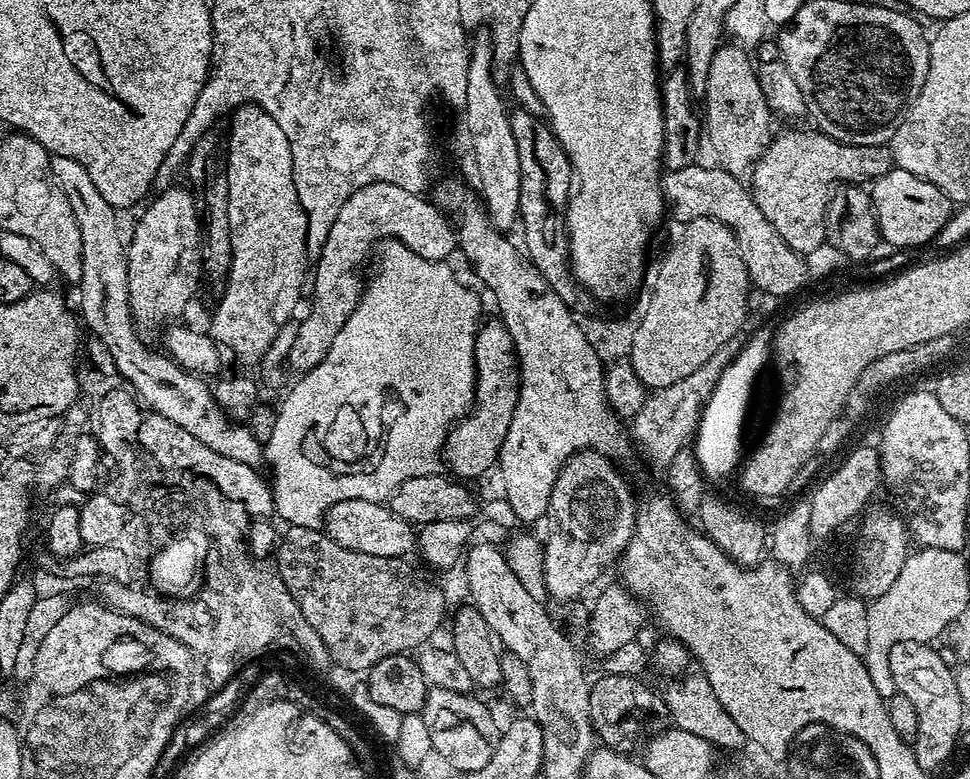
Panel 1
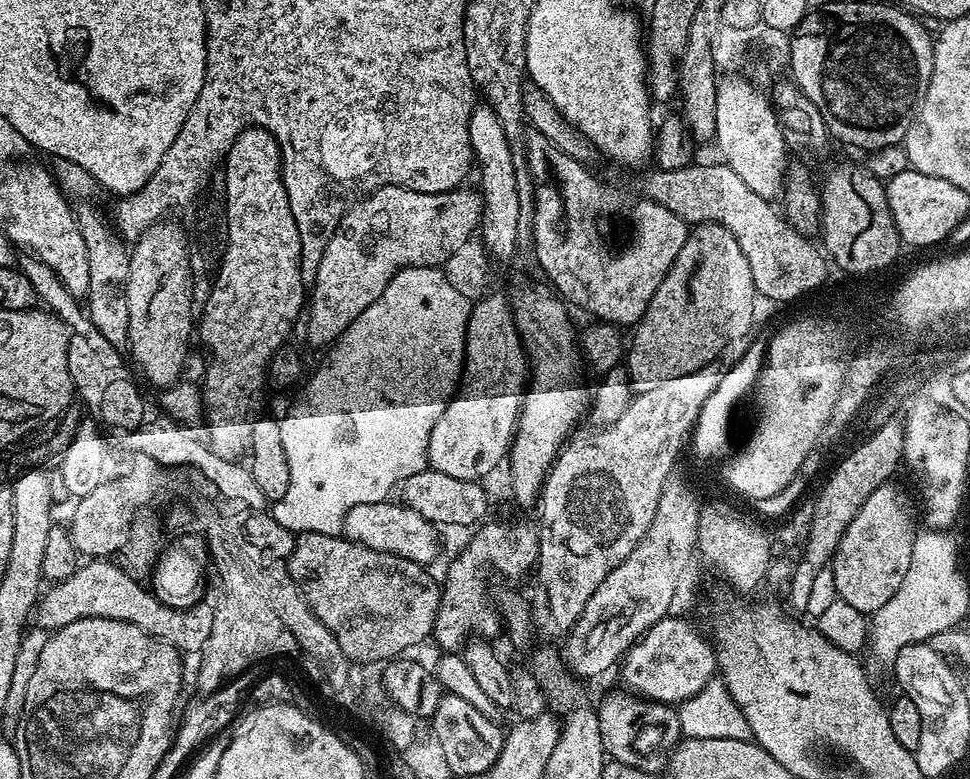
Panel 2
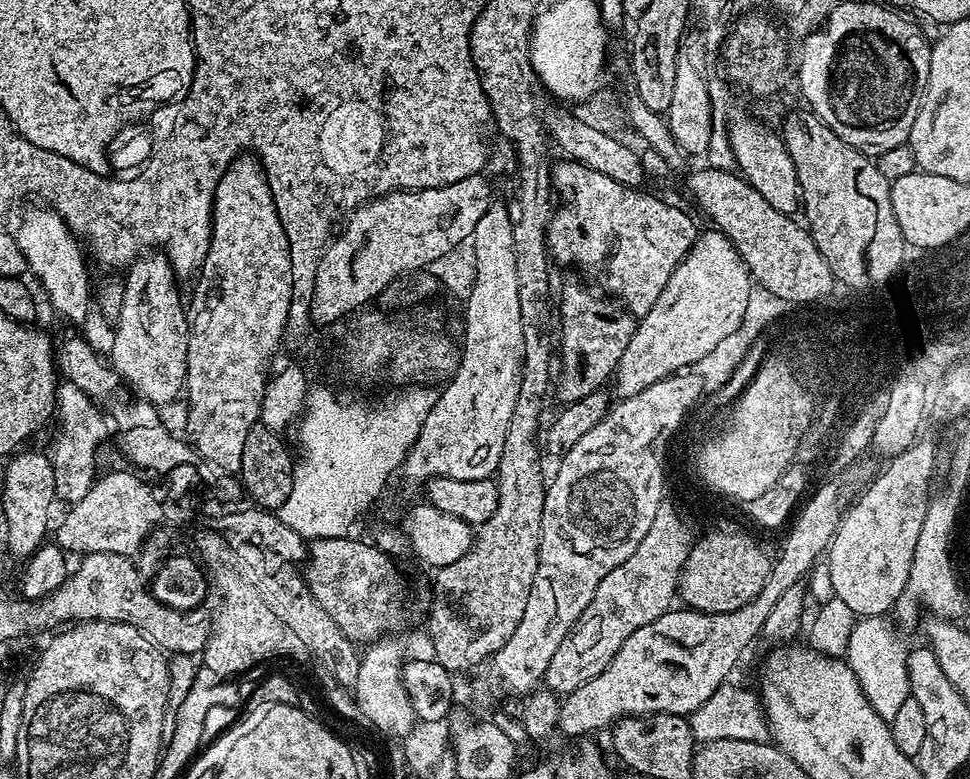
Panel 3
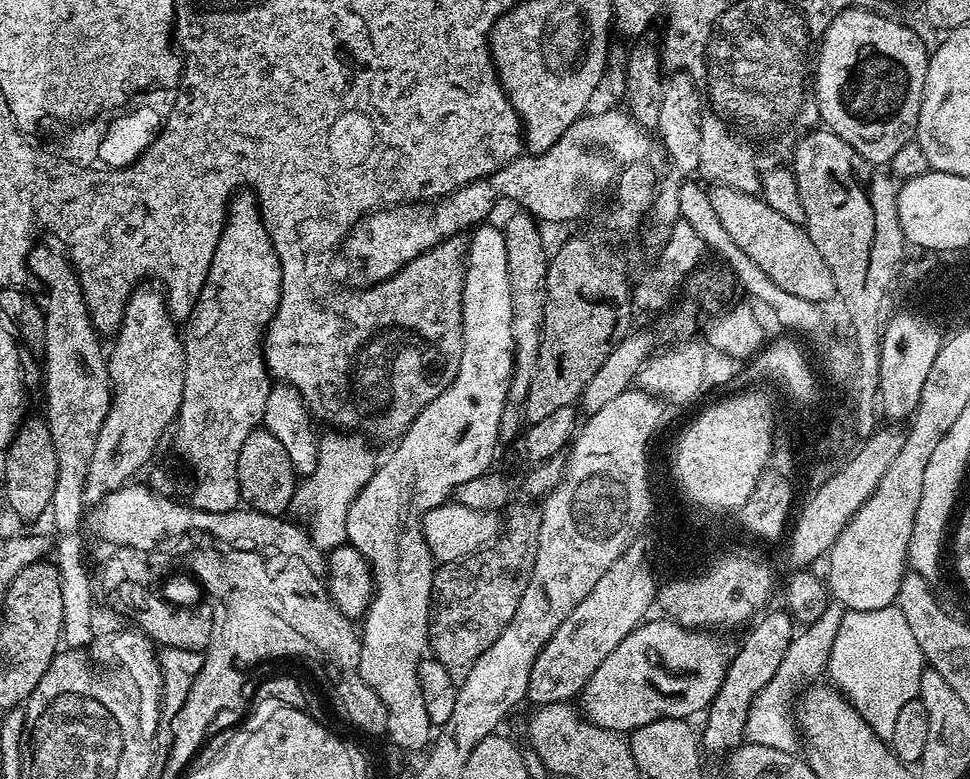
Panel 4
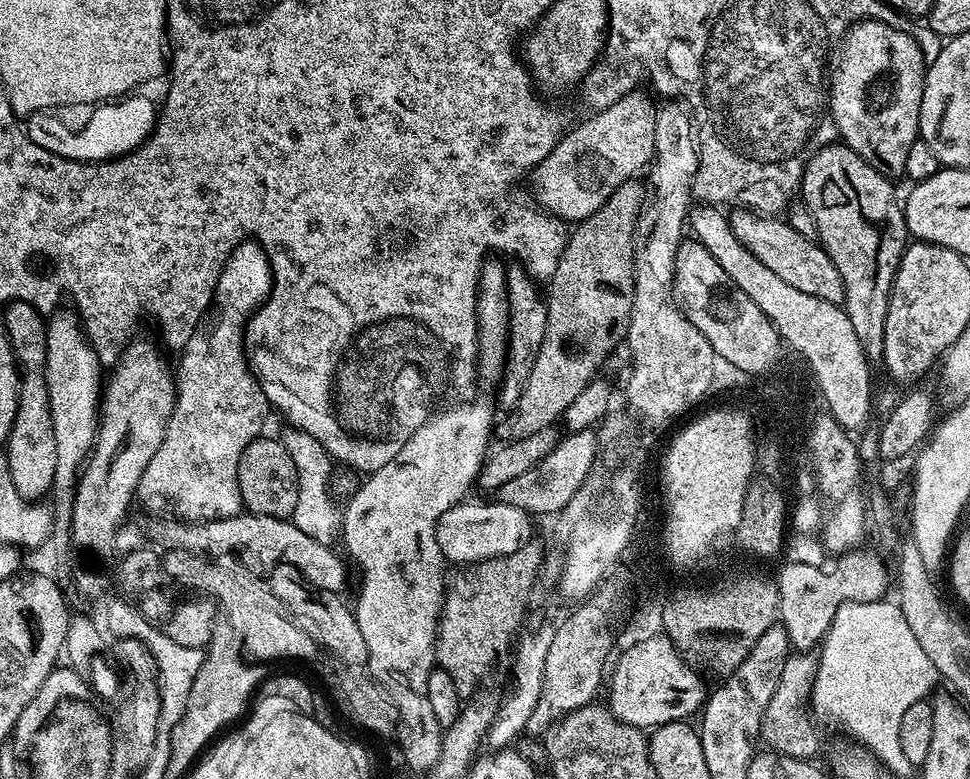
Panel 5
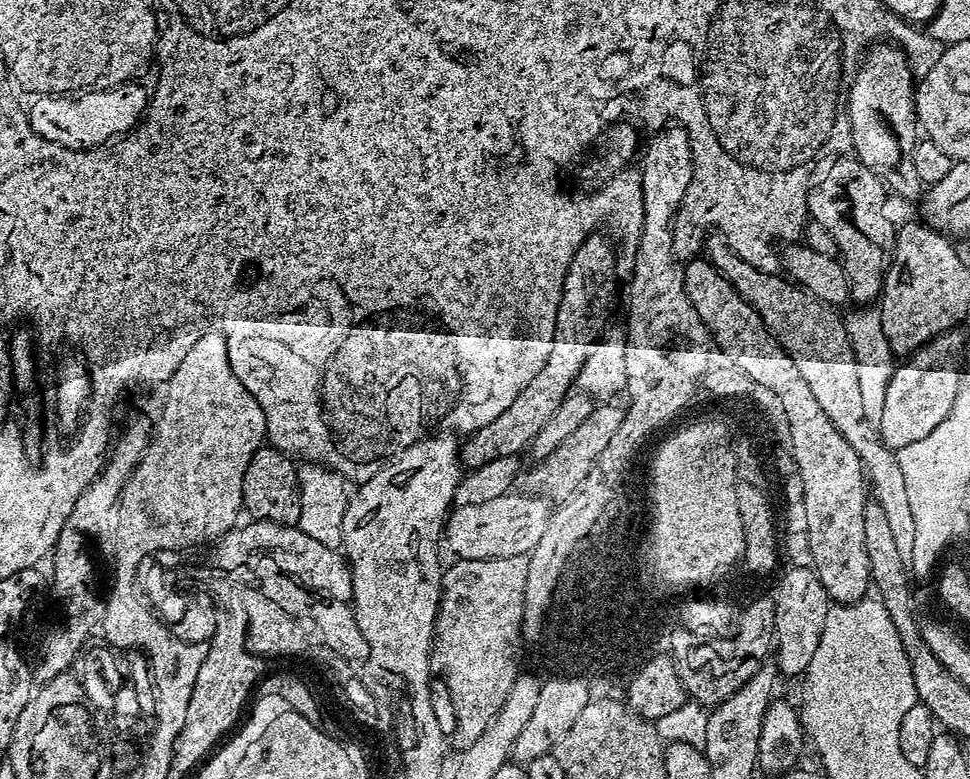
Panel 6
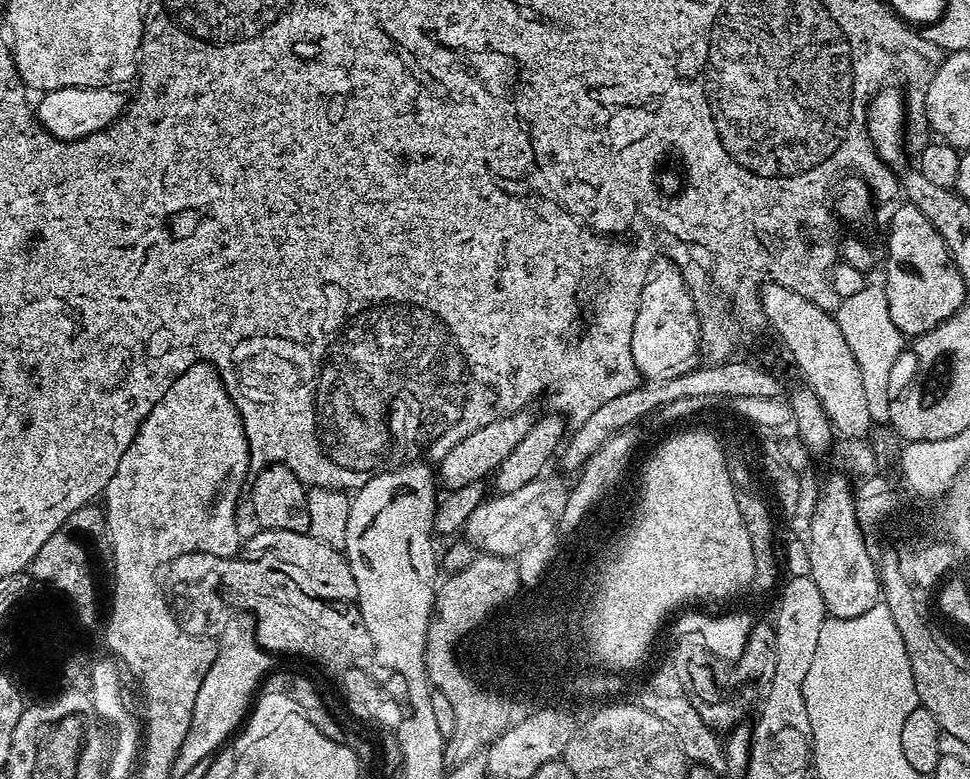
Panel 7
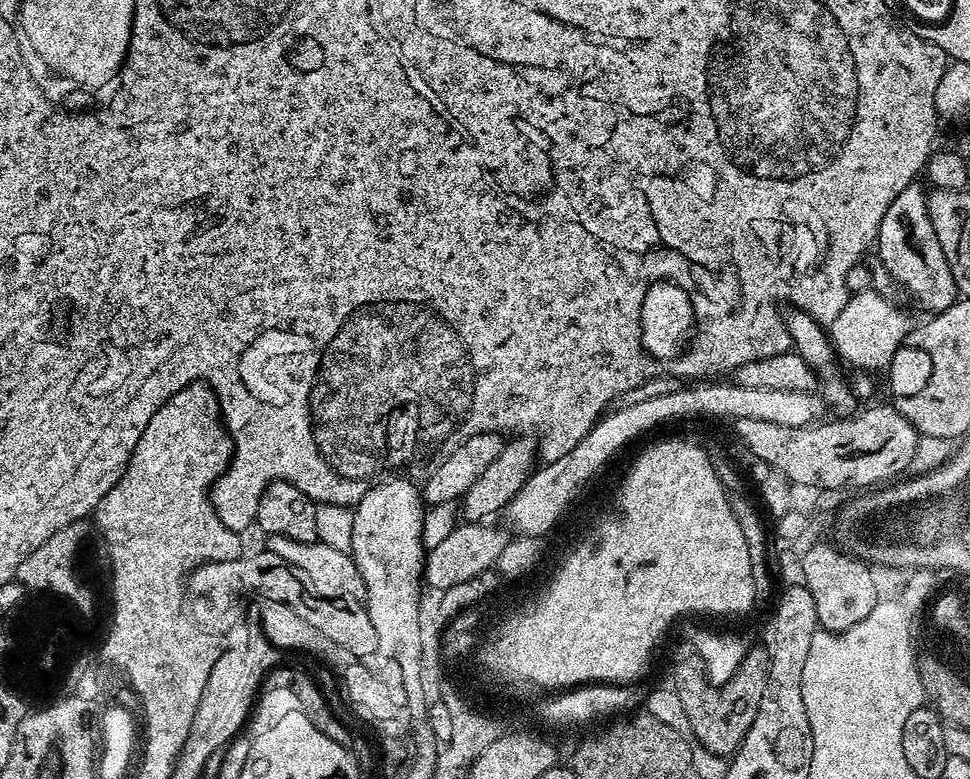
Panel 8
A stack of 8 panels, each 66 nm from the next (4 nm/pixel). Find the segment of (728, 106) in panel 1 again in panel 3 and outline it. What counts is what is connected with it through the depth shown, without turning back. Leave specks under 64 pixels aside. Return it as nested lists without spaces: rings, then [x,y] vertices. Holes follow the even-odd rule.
[[[740,118],[737,121],[735,119],[729,125],[728,143],[735,156],[739,173],[748,181],[748,184],[758,190],[758,194],[761,194],[762,198],[770,203],[770,206],[780,213],[786,213],[788,215],[793,215],[799,211],[801,207],[801,192],[796,168],[787,152],[781,135],[775,129],[772,131],[766,125],[750,118]]]

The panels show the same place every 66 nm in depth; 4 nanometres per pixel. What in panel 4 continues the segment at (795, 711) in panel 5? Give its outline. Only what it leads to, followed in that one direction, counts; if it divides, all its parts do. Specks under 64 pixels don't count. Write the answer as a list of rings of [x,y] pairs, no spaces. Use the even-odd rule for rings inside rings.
[[[829,603],[813,624],[801,627],[793,635],[790,646],[786,650],[786,658],[782,658],[778,666],[778,674],[770,678],[770,682],[750,706],[750,714],[746,718],[744,731],[747,743],[771,746],[773,750],[794,753],[801,751],[800,729],[794,719],[794,701],[803,693],[806,682],[817,681],[825,675],[830,650],[834,650],[834,638],[838,638],[838,626],[842,626],[844,613],[843,607],[839,608],[838,605]]]

